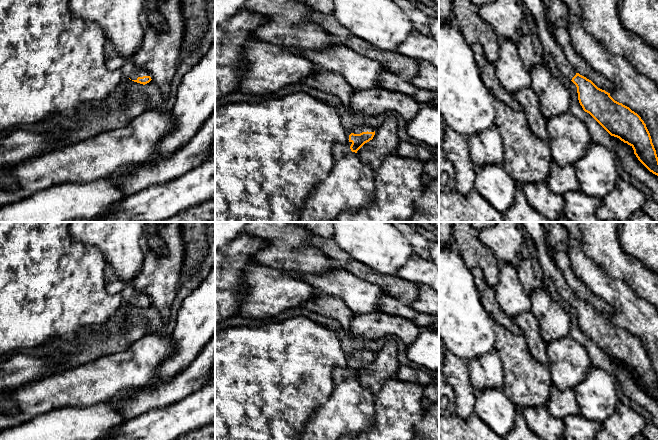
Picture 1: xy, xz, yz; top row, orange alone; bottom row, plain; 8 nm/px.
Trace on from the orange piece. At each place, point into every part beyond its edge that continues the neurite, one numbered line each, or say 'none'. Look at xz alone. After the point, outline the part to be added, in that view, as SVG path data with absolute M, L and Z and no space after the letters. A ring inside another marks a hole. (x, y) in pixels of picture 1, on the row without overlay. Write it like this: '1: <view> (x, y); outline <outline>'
1: xz (364, 352); outline M362 349L362 350L359 350L359 351L356 351L353 355L354 358L360 358L362 356L374 356L375 354L371 351L371 350L368 350L368 349Z

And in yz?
1: yz (534, 229); outline M541 222L521 223L536 246L538 261L543 273L553 281L558 293L571 305L577 296L554 263Z

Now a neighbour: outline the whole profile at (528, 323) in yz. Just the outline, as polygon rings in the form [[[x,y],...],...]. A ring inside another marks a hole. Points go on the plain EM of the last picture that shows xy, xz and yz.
[[[529,311],[521,313],[514,320],[521,329],[533,357],[537,361],[549,366],[550,358],[548,345],[542,338],[541,327],[538,324],[538,319],[531,311]]]

